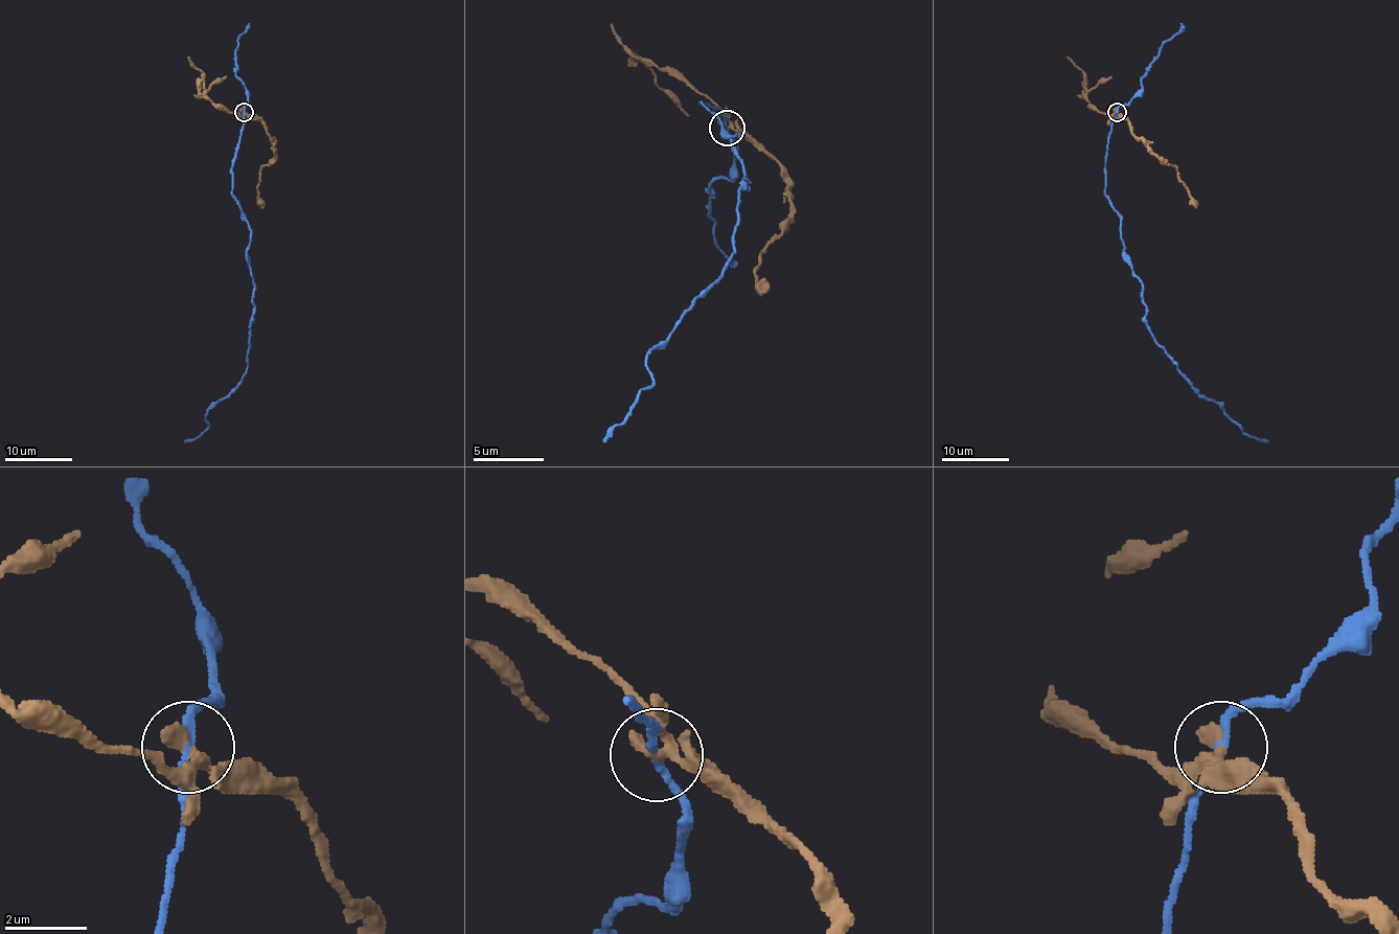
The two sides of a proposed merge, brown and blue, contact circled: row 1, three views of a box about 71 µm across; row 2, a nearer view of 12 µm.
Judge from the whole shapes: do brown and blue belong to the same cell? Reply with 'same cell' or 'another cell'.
another cell

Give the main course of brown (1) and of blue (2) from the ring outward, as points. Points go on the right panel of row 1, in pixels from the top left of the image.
1: (1117, 112), (1122, 114), (1131, 133), (1177, 172), (1177, 179), (1196, 207)
2: (1117, 112), (1104, 196), (1120, 218), (1125, 259), (1142, 283), (1149, 332), (1201, 395), (1244, 433), (1267, 441)

